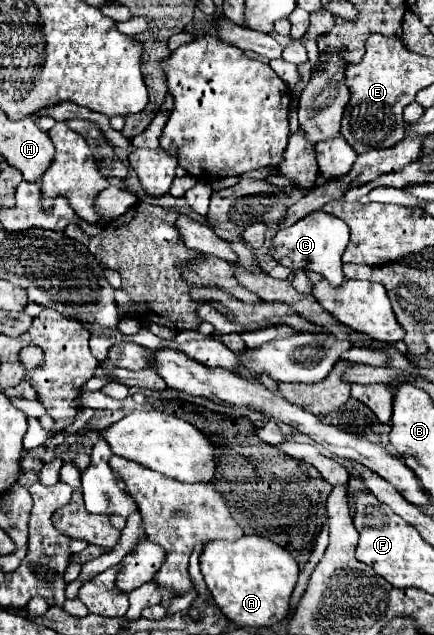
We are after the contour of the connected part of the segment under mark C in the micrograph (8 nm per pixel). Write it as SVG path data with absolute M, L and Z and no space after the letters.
M316 210L316 212L310 212L308 216L300 218L296 224L276 232L276 236L272 240L272 256L290 270L294 270L294 268L312 270L312 272L322 274L332 286L338 286L346 280L342 274L340 258L348 246L348 236L350 236L350 230L344 220L340 220L332 214L326 214L324 210Z

